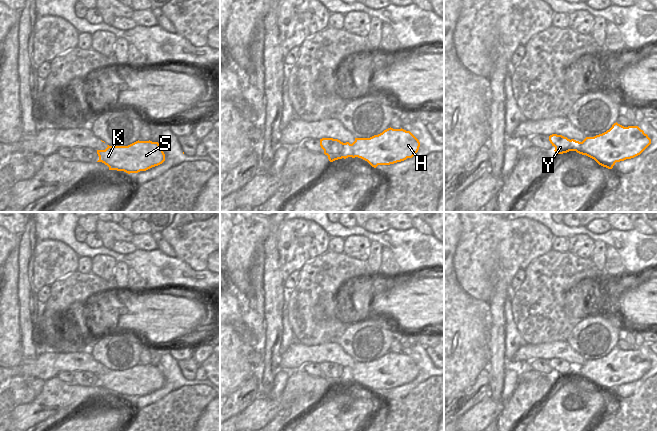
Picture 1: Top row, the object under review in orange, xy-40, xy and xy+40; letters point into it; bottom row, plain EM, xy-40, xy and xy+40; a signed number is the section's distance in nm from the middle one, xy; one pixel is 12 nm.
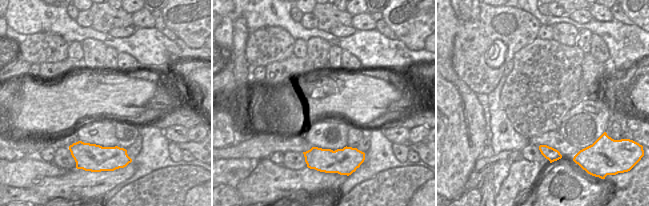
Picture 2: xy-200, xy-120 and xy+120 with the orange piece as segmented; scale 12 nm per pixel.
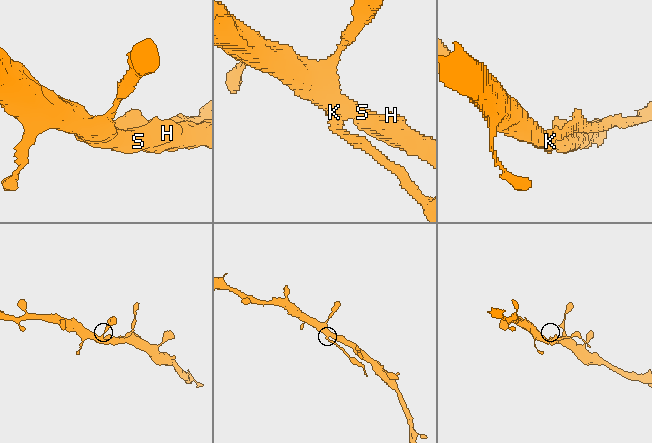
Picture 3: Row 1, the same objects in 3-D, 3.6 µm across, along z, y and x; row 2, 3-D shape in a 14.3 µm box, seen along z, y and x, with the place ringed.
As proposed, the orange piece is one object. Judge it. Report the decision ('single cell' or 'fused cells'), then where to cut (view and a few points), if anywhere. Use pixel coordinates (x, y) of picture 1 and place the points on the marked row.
fused cells; cut in xy along (344, 143), (344, 146), (337, 153), (331, 153), (328, 156)

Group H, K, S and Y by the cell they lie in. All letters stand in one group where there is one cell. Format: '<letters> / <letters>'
H K S / Y

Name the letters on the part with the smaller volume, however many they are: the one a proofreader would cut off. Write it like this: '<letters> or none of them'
Y

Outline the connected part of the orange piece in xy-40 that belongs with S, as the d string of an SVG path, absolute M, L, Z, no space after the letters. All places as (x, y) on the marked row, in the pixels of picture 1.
M136 141L128 146L108 146L105 150L97 150L99 160L109 167L109 170L124 171L128 174L146 171L165 161L163 148L158 142Z

